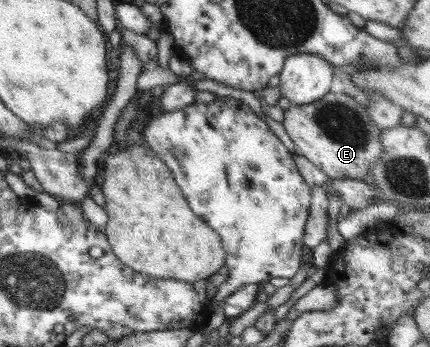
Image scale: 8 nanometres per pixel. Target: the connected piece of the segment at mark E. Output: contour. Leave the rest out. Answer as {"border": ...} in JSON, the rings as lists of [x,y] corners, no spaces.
{"border":[[[328,92],[322,99],[318,99],[314,103],[308,103],[308,105],[291,105],[284,111],[283,125],[296,147],[295,152],[298,155],[304,155],[320,171],[323,171],[328,177],[333,179],[352,178],[367,180],[372,165],[384,153],[384,146],[380,145],[380,133],[382,133],[382,129],[372,122],[368,110],[358,104],[348,94]]]}

